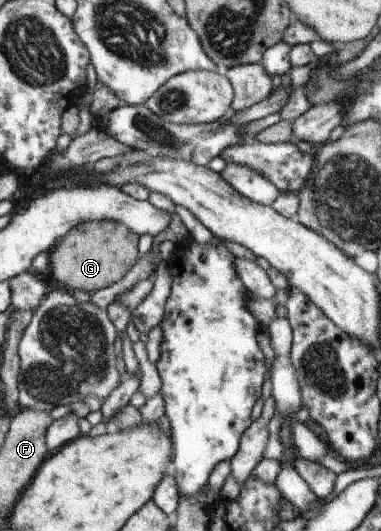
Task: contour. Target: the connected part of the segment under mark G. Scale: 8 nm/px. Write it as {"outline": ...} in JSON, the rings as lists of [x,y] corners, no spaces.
{"outline":[[[109,220],[87,222],[73,228],[67,237],[49,253],[48,268],[67,290],[94,291],[107,288],[125,278],[139,262],[139,236],[125,224]]]}

